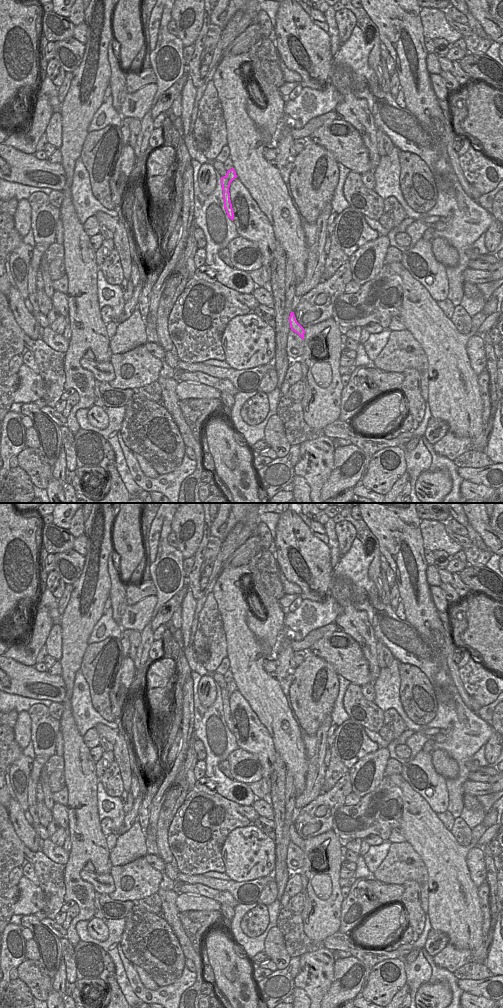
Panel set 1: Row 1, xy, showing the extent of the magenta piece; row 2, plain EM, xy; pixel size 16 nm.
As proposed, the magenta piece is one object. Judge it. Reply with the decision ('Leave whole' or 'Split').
Split.

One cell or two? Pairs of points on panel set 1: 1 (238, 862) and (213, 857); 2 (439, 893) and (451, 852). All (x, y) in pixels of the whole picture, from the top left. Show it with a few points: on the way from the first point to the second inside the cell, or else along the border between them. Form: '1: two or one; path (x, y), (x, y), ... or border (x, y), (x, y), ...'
1: two; border (227, 836), (221, 851), (224, 872)
2: one; path (448, 883), (448, 862)

